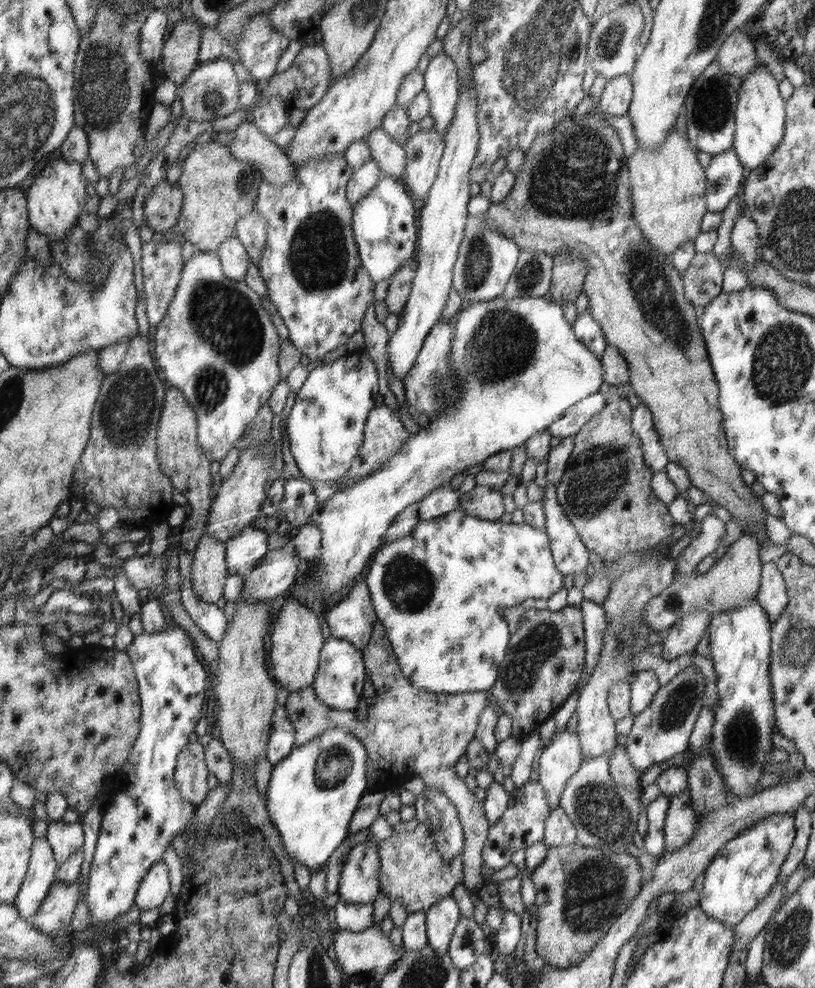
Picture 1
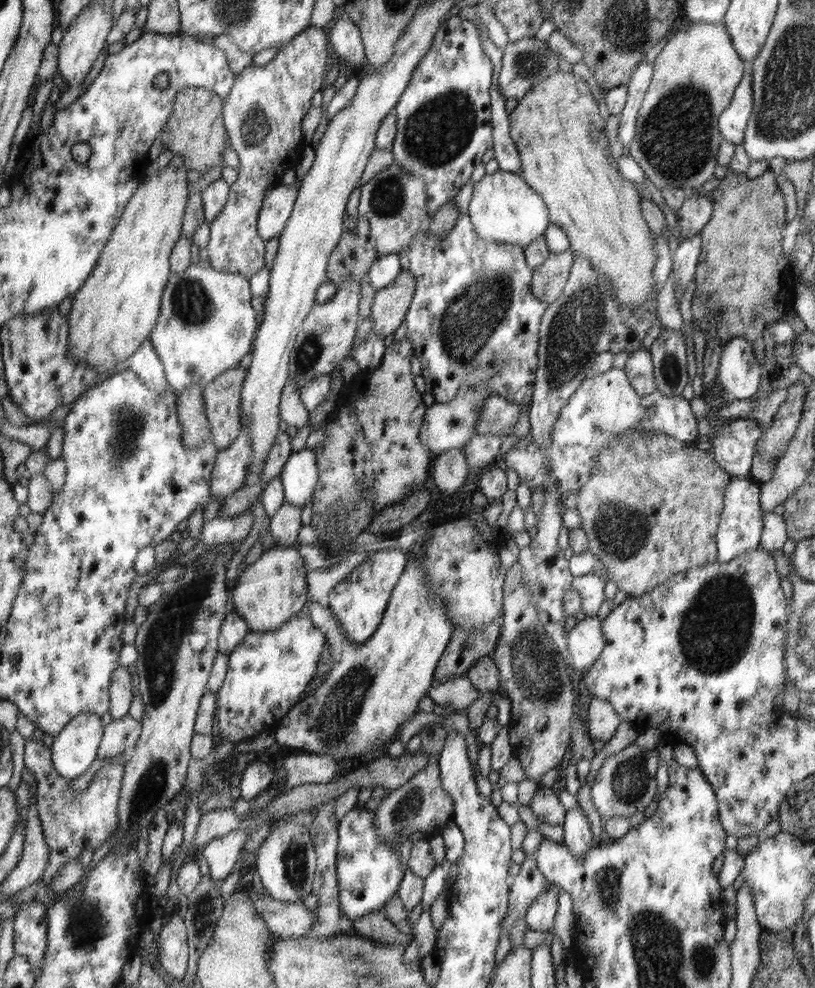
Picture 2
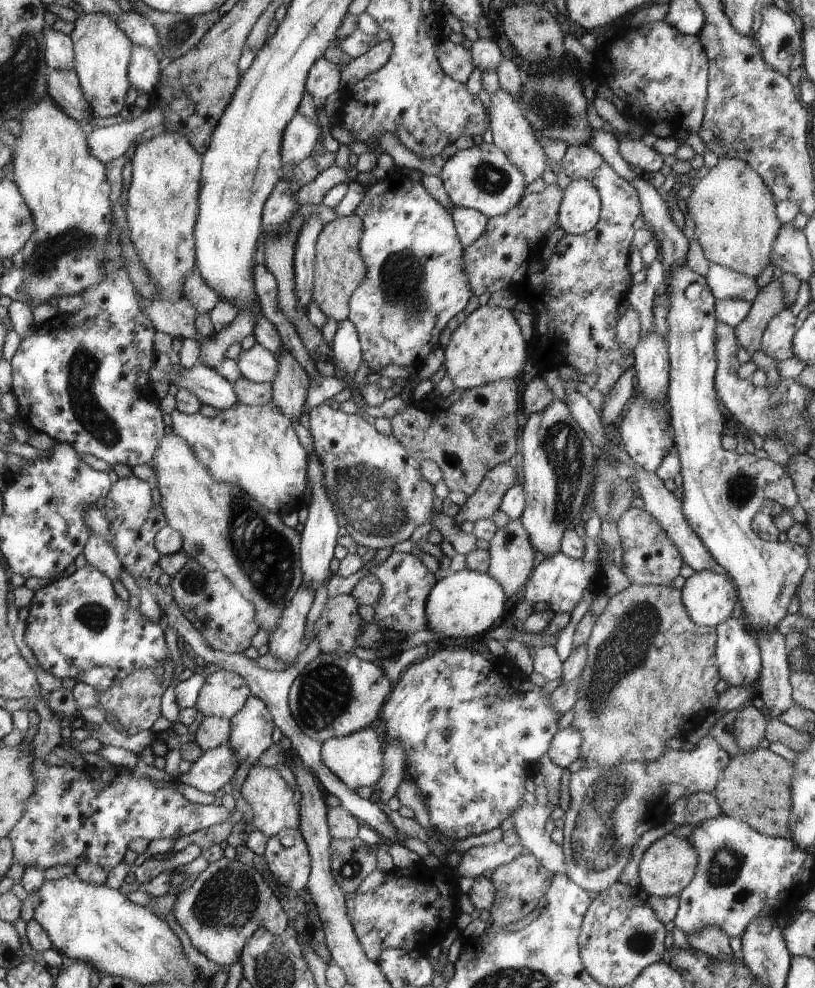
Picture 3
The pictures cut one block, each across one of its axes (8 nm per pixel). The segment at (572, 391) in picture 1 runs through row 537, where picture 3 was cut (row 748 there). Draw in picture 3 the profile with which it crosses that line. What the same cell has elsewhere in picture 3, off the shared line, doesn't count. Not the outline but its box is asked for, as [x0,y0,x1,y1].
[321,727,384,790]

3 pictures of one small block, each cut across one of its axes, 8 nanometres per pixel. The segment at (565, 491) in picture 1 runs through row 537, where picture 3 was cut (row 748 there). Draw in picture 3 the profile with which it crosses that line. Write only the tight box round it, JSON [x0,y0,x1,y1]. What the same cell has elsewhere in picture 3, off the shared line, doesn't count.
[571,585,721,769]

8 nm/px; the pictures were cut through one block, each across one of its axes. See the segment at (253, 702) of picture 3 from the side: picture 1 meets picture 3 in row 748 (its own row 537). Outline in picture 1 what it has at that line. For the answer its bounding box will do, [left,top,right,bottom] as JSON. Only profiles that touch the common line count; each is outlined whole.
[226,526,268,577]

